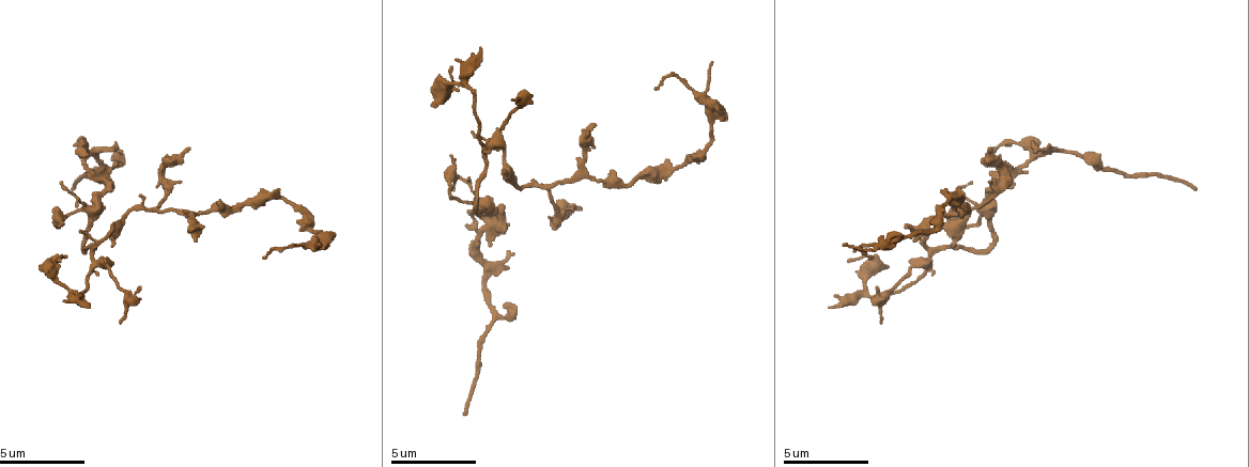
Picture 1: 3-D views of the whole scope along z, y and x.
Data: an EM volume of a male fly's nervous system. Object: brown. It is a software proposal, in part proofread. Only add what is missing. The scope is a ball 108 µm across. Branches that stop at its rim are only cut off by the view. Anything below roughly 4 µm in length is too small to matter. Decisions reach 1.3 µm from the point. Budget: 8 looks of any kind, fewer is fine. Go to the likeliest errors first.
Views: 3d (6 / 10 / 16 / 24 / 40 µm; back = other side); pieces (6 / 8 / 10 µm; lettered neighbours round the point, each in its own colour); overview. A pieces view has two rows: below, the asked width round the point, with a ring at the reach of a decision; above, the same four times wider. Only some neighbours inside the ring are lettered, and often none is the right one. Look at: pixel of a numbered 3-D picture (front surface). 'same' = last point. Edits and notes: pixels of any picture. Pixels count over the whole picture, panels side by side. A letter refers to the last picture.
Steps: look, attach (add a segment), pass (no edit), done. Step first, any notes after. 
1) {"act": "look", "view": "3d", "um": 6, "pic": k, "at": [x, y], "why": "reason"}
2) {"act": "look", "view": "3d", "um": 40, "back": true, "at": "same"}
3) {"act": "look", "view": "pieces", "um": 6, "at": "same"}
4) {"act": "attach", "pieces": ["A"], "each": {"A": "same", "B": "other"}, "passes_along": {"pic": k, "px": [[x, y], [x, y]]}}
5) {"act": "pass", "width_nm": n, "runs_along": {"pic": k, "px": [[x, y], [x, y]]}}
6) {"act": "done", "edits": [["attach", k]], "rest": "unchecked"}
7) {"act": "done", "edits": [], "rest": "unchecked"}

{"act": "look", "view": "3d", "um": 6, "pic": 1, "at": [187, 151], "why": "an open end"}

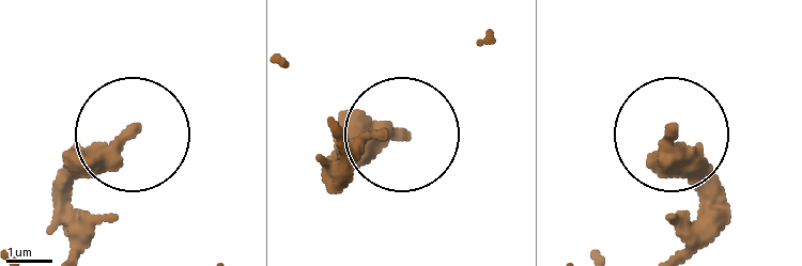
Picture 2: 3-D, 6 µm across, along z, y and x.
{"act": "look", "view": "pieces", "um": 10, "pic": 2, "at": [399, 134]}

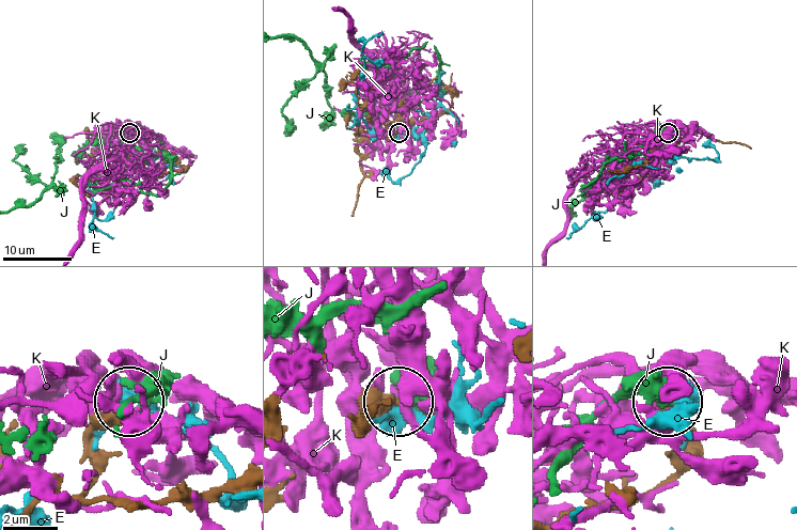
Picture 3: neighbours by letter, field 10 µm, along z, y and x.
{"act": "pass", "each": {"E": "other", "J": "other", "K": "other"}, "found": "no lettered segment goes on from it"}

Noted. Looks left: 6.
{"act": "look", "view": "pieces", "um": 6, "pic": 1, "at": [86, 153], "why": "thick end"}

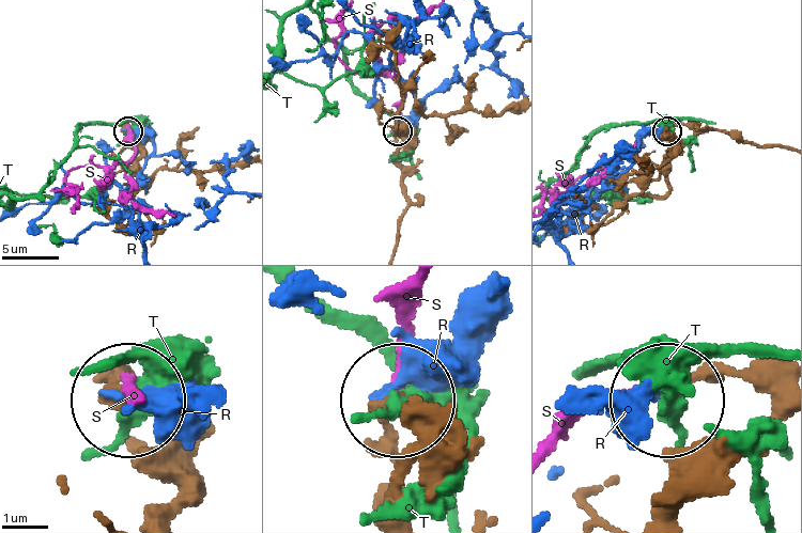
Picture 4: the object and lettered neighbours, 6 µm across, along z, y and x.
{"act": "pass", "each": {"R": "other", "S": "other", "T": "other"}, "found": "none of them fits"}

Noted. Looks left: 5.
{"act": "look", "view": "pieces", "um": 6, "pic": 1, "at": [74, 188], "why": "long arm stops here"}

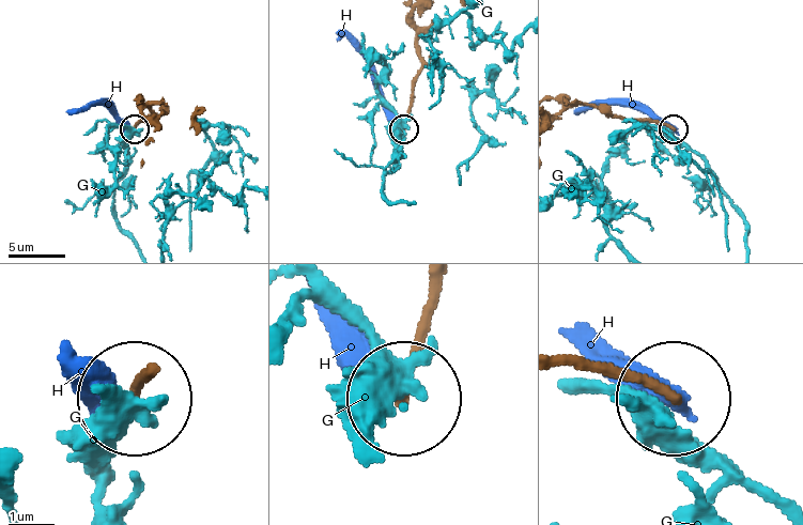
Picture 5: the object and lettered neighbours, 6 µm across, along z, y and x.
{"act": "pass", "each": {"G": "other", "H": "other"}, "runs_along": {"pic": 5, "px": [[413, 13], [421, 67], [404, 127]]}, "found": "no lettered segment goes on from it"}

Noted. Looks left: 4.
{"act": "look", "view": "pieces", "um": 6, "pic": 1, "at": [454, 159], "why": "branch stops here"}

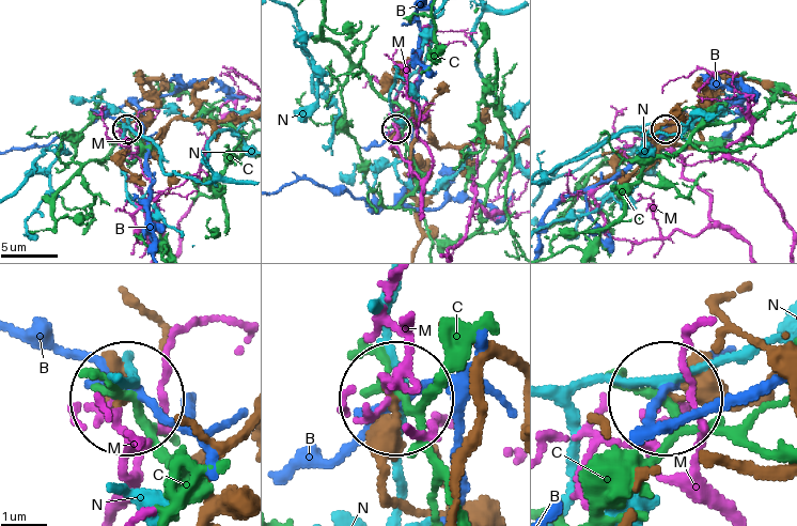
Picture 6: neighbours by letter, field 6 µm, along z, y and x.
{"act": "pass", "width_nm": 230, "each": {"B": "other", "C": "other", "M": "other", "N": "other"}, "found": "no lettered segment goes on from it"}

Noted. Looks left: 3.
{"act": "done", "edits": [], "rest": "unchecked"}

